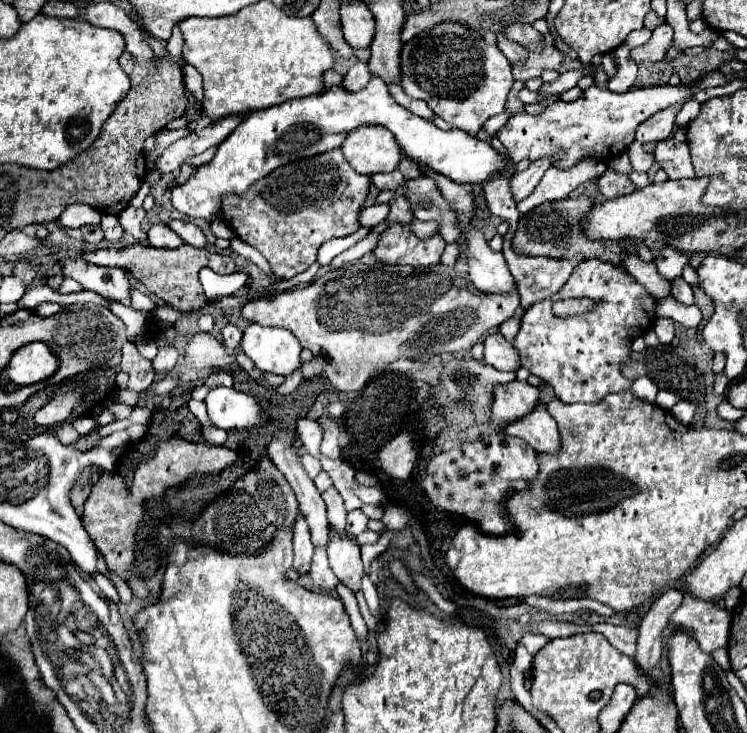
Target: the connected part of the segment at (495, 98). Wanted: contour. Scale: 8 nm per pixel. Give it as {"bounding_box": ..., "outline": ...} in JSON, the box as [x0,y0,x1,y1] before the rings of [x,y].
{"bounding_box":[400,22,514,136],"outline":[[[448,22],[404,44],[400,84],[410,98],[424,100],[436,116],[474,136],[490,116],[504,110],[514,78],[508,58],[496,46],[486,44],[462,24]]]}

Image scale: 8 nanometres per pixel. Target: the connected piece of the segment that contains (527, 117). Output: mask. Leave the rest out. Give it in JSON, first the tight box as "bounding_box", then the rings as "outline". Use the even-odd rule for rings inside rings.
{"bounding_box":[496,82,698,168],"outline":[[[698,82],[680,84],[680,86],[652,86],[628,90],[624,94],[616,94],[608,88],[598,88],[592,84],[582,92],[582,96],[574,102],[550,102],[542,114],[534,116],[526,110],[514,114],[506,126],[496,132],[496,138],[504,144],[510,158],[518,164],[520,160],[540,160],[548,158],[554,168],[572,168],[584,158],[616,158],[626,152],[634,142],[634,130],[640,122],[650,118],[652,114],[682,102],[690,90],[694,90]]]}

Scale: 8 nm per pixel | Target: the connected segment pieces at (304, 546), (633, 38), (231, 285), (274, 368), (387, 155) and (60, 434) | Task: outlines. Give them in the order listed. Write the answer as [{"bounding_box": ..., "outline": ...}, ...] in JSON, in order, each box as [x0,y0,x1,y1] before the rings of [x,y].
[{"bounding_box":[294,514,314,574],"outline":[[[300,514],[294,524],[294,570],[298,574],[308,574],[310,572],[310,562],[312,562],[314,546],[310,542],[310,532],[304,516]]]},{"bounding_box":[624,26,652,48],"outline":[[[644,26],[644,28],[640,28],[640,30],[632,30],[632,32],[626,36],[624,44],[628,44],[630,48],[638,48],[638,46],[644,46],[644,44],[650,40],[650,36],[652,36],[652,30]]]},{"bounding_box":[200,268,248,302],"outline":[[[210,268],[200,270],[200,282],[204,286],[204,294],[208,302],[216,298],[224,298],[234,294],[238,288],[242,288],[248,282],[246,272],[234,272],[234,274],[216,274]]]},{"bounding_box":[242,324,302,376],"outline":[[[250,324],[244,330],[242,350],[260,372],[288,376],[302,366],[302,346],[296,336],[284,328]]]},{"bounding_box":[342,124,402,176],"outline":[[[364,124],[352,130],[342,144],[342,152],[352,168],[366,176],[392,172],[402,158],[392,132],[378,124]]]},{"bounding_box":[56,422,80,446],"outline":[[[64,422],[58,430],[56,430],[56,438],[64,444],[64,446],[70,446],[72,442],[76,442],[80,438],[80,434],[72,428],[70,422]]]}]

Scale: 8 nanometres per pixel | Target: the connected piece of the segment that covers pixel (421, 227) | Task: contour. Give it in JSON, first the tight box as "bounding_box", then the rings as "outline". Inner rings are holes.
{"bounding_box":[412,222,440,240],"outline":[[[412,222],[412,232],[420,238],[420,240],[426,240],[426,238],[430,238],[430,236],[434,236],[434,234],[438,234],[438,230],[440,230],[440,224],[438,222]]]}

